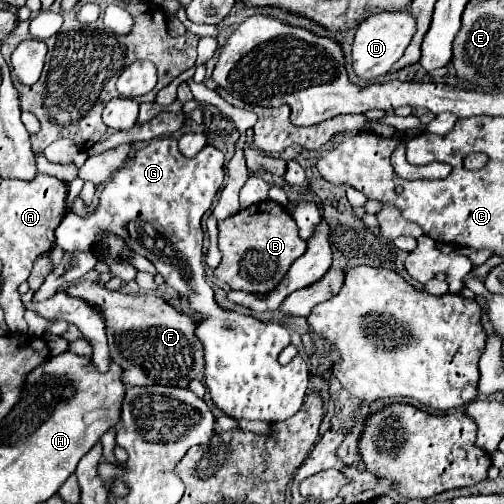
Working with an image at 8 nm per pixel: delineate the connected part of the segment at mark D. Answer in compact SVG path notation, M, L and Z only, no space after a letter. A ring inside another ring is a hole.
M381 12L363 20L353 38L353 70L365 82L371 82L391 70L391 66L403 56L415 34L415 18L411 12Z

